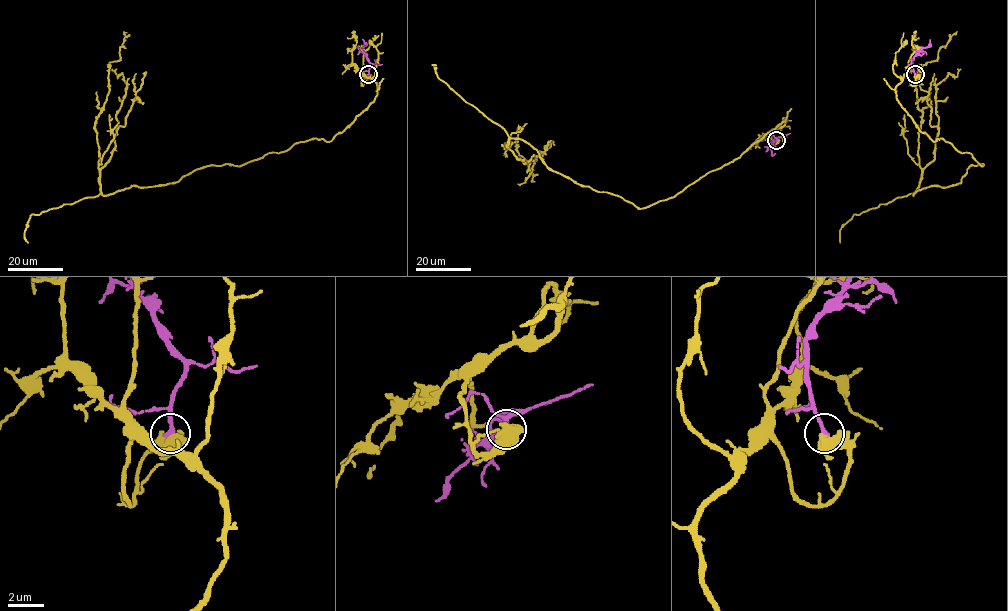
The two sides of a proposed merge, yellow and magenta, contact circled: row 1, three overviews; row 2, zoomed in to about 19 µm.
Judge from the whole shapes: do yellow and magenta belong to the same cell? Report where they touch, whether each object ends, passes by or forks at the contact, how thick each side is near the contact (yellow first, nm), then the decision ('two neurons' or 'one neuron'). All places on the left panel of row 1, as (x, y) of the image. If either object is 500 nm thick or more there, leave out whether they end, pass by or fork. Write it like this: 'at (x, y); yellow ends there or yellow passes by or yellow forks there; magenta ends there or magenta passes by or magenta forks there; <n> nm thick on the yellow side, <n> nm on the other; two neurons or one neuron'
at (368, 74); yellow forks there; magenta ends there; 460 nm thick on the yellow side, 300 nm on the other; two neurons

